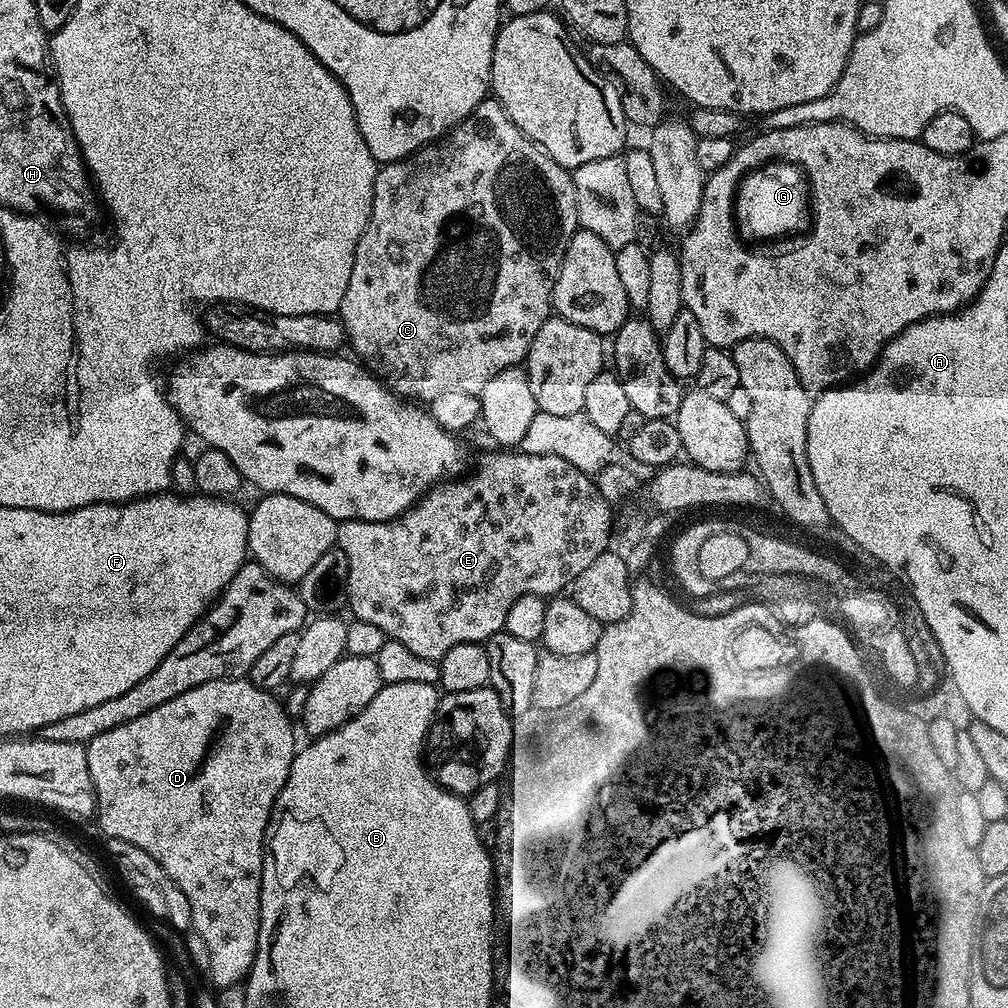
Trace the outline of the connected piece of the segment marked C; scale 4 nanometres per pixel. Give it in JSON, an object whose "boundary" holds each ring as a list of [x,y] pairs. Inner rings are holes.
{"boundary":[[[483,100],[461,124],[455,124],[445,136],[433,140],[406,158],[383,165],[376,173],[372,213],[356,247],[350,282],[346,282],[346,294],[338,313],[338,318],[344,324],[347,343],[350,348],[352,344],[356,351],[355,359],[401,398],[431,402],[438,398],[438,394],[453,390],[479,396],[494,374],[527,361],[534,334],[538,334],[553,311],[552,287],[556,285],[556,275],[560,272],[570,238],[577,230],[576,191],[571,171],[550,159],[525,132],[518,130],[499,100]]]}

